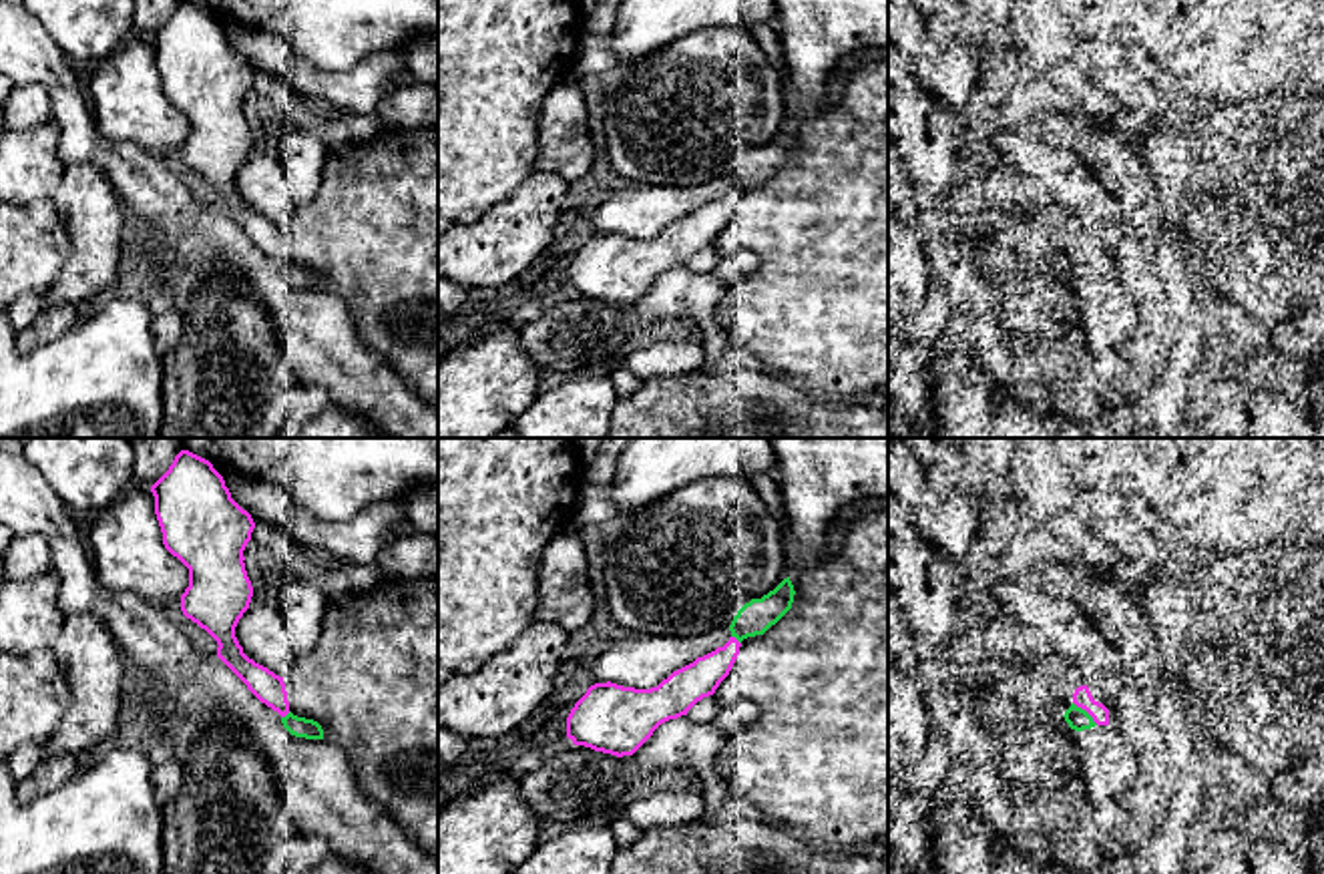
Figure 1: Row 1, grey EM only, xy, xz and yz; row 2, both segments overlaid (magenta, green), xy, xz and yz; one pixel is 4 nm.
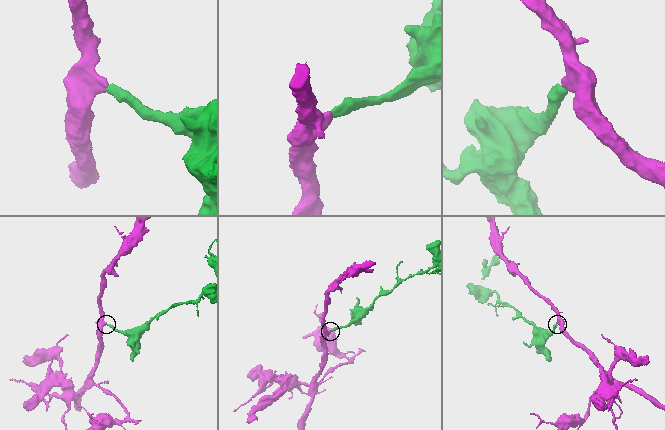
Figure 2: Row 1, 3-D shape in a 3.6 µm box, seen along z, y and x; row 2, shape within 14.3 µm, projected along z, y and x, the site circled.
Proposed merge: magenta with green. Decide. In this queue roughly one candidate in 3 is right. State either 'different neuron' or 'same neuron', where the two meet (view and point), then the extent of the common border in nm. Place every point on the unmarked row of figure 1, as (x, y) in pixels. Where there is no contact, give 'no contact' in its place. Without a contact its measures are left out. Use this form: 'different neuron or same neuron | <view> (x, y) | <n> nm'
same neuron | yz (1085, 260) | 140 nm

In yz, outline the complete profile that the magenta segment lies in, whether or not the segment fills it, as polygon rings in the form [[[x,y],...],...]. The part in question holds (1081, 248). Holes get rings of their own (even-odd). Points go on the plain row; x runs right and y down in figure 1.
[[[1087,235],[1075,239],[1073,253],[1063,267],[1075,281],[1109,275],[1109,259],[1093,249]]]

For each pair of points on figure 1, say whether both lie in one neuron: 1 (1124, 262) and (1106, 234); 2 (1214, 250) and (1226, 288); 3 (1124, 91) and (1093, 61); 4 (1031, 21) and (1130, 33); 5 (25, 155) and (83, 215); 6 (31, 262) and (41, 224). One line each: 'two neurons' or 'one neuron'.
1: one neuron
2: one neuron
3: one neuron
4: two neurons
5: one neuron
6: one neuron

